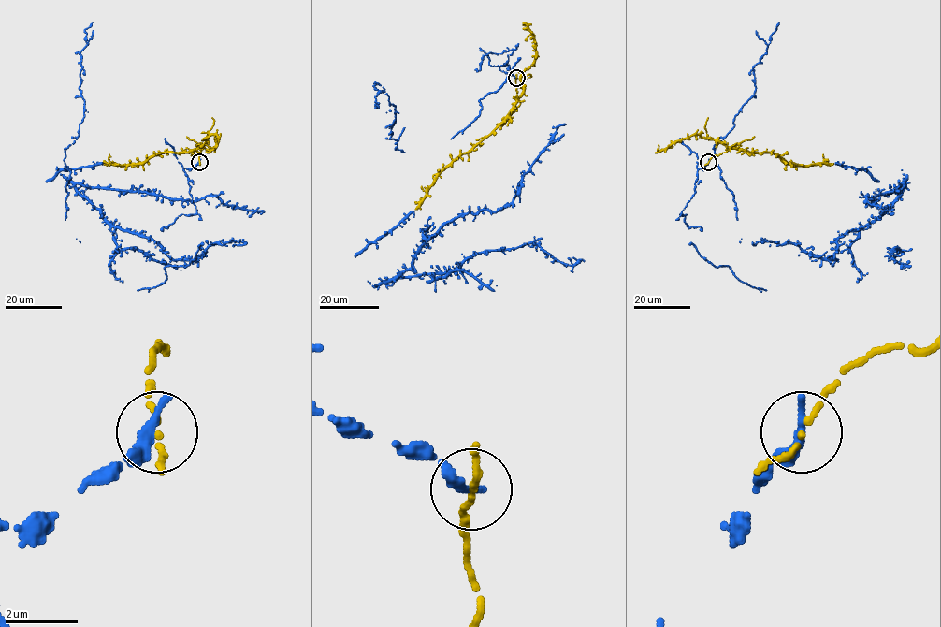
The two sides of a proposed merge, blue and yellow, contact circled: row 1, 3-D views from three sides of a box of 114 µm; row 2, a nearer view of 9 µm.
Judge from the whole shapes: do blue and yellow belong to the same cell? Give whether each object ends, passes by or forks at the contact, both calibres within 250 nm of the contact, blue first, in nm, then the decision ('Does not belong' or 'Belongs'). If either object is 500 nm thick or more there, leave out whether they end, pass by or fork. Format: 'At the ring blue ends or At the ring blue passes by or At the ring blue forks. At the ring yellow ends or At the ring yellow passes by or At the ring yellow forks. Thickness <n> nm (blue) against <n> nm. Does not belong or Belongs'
At the ring blue ends. At the ring yellow passes by. Thickness 400 nm (blue) against 150 nm. Belongs

